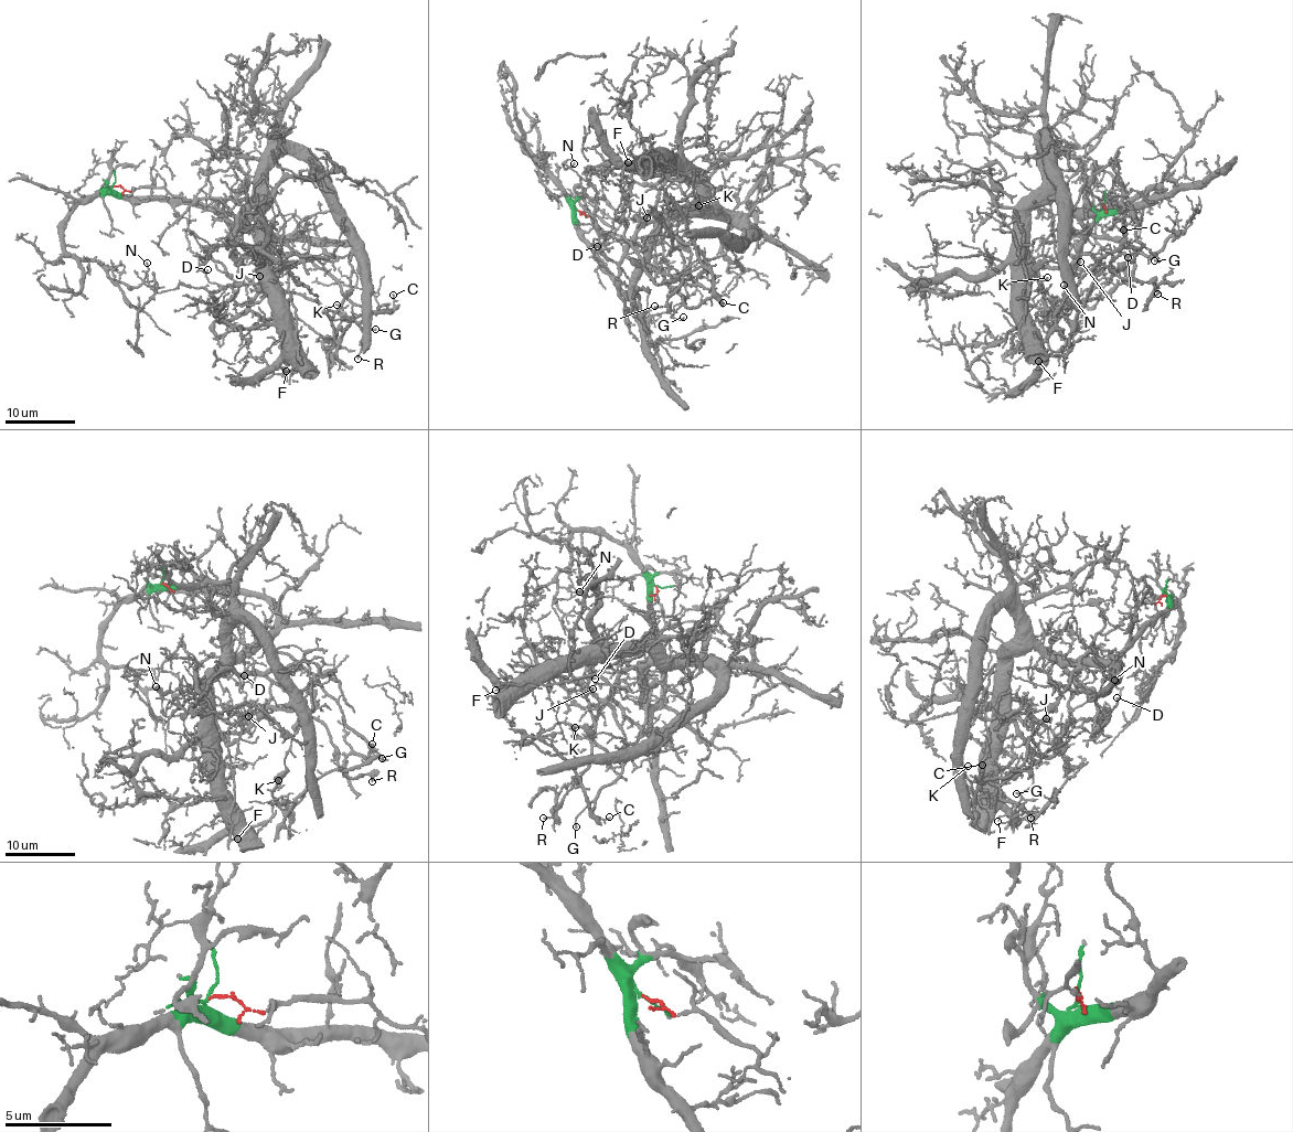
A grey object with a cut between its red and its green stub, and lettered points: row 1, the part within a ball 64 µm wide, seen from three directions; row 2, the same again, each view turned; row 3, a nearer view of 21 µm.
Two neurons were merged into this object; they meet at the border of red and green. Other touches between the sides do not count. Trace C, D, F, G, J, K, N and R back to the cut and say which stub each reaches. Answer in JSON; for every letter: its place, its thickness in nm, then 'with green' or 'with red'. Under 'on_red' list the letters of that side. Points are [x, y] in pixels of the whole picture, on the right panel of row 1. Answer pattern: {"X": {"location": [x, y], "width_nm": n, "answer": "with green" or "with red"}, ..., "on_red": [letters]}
{"C": {"location": [1123, 230], "width_nm": 140, "answer": "with red"}, "D": {"location": [1128, 257], "width_nm": 110, "answer": "with red"}, "F": {"location": [1038, 361], "width_nm": 120, "answer": "with green"}, "G": {"location": [1154, 260], "width_nm": 110, "answer": "with red"}, "J": {"location": [1080, 262], "width_nm": 130, "answer": "with green"}, "K": {"location": [1047, 277], "width_nm": 120, "answer": "with red"}, "N": {"location": [1064, 285], "width_nm": 120, "answer": "with red"}, "R": {"location": [1157, 294], "width_nm": 140, "answer": "with red"}, "on_red": ["C", "D", "G", "K", "N", "R"]}

